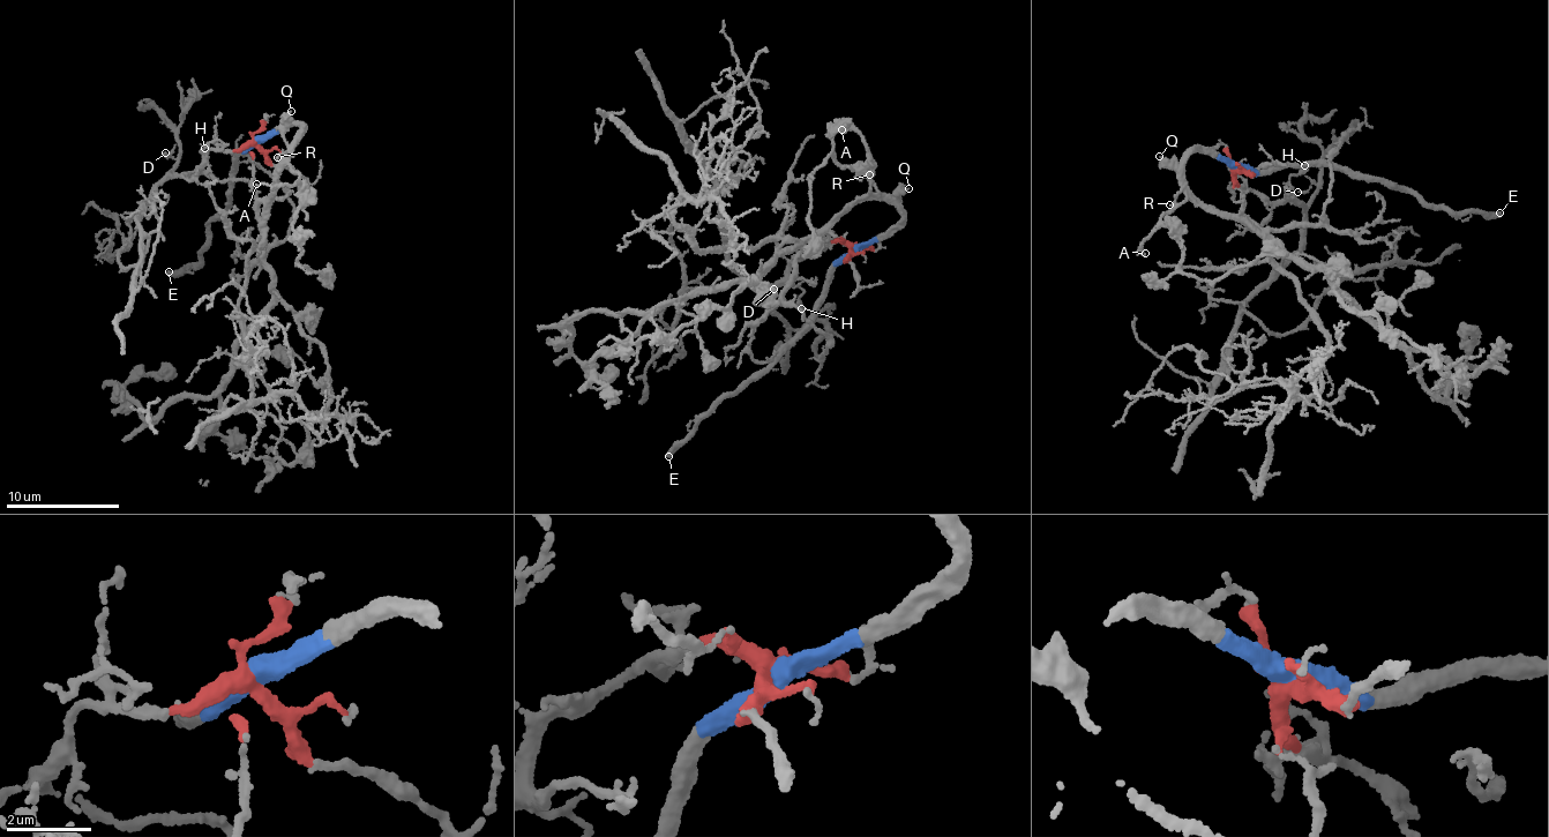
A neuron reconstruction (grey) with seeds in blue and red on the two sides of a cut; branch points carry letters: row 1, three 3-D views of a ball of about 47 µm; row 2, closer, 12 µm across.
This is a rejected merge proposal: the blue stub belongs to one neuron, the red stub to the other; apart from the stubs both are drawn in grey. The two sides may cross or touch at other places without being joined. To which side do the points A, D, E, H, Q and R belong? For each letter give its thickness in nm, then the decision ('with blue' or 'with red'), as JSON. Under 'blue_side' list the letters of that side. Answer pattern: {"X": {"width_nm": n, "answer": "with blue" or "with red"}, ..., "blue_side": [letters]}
{"A": {"width_nm": 110, "answer": "with blue"}, "D": {"width_nm": 130, "answer": "with red"}, "E": {"width_nm": 360, "answer": "with blue"}, "H": {"width_nm": 280, "answer": "with red"}, "Q": {"width_nm": 460, "answer": "with blue"}, "R": {"width_nm": 160, "answer": "with blue"}, "blue_side": ["A", "E", "Q", "R"]}

